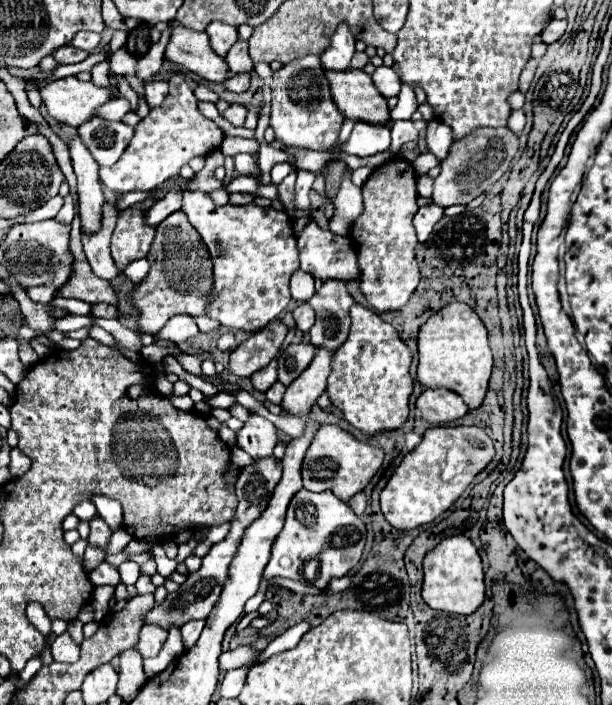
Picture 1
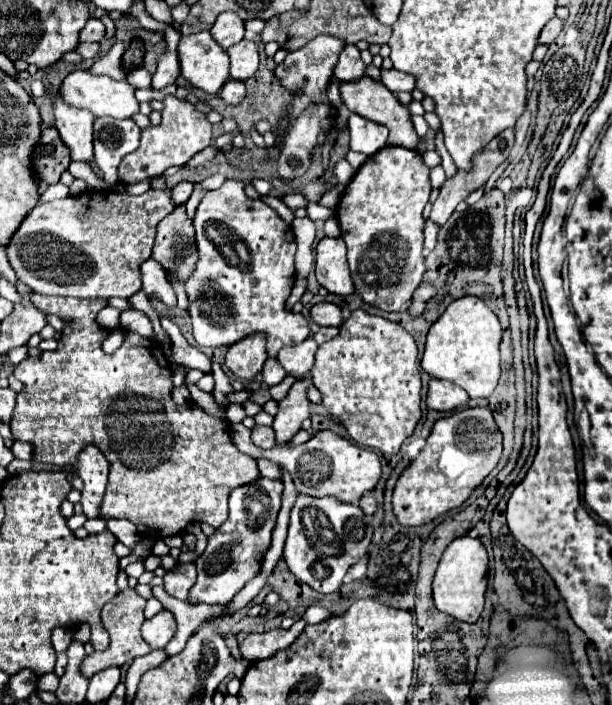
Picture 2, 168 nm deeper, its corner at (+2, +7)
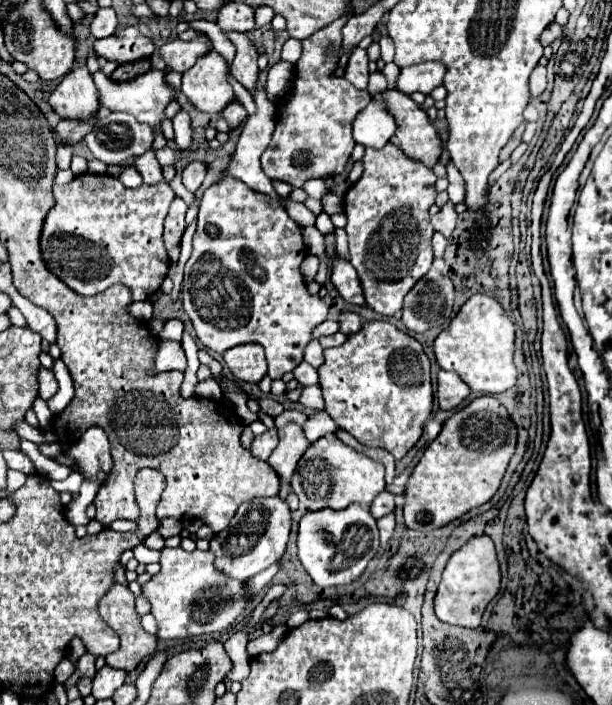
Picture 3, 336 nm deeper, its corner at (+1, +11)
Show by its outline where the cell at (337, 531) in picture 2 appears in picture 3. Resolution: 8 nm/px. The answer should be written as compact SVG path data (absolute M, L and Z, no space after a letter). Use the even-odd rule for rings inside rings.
M348 505L348 509L320 509L320 511L308 511L298 525L298 559L304 565L304 569L308 571L308 575L312 577L312 581L318 587L338 587L338 585L346 585L352 583L354 579L358 579L368 561L374 557L376 549L378 549L378 529L376 529L376 521L370 515L370 511L366 511L362 505Z

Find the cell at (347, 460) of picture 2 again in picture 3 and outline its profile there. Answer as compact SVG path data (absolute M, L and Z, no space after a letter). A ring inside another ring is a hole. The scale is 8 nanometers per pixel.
M326 435L312 443L306 449L304 457L300 457L300 465L292 475L292 491L308 511L324 507L344 509L352 503L368 507L372 503L372 497L384 491L384 487L384 465L344 445L336 435Z

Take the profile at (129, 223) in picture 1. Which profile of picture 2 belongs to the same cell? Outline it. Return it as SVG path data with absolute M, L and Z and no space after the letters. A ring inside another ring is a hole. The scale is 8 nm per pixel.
M83 191L81 195L39 203L17 229L15 237L7 245L9 263L15 269L19 281L29 285L41 295L63 297L131 297L141 289L141 263L151 257L155 229L159 221L175 209L169 193L153 191L133 197L113 191Z

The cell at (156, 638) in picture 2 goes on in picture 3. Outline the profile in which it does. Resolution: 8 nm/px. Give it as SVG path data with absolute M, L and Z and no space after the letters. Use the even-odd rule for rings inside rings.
M180 547L162 549L160 573L142 585L142 593L150 597L160 639L184 639L202 633L224 631L244 611L248 603L244 595L244 583L232 581L218 573L212 561L214 557L210 551L196 549L188 553Z

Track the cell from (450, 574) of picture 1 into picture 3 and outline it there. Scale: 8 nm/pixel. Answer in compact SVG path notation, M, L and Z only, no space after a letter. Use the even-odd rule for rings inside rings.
M488 535L472 537L464 547L450 555L450 561L442 573L438 593L434 599L436 617L444 623L468 623L478 627L486 605L494 599L500 589L500 563L496 559L494 543Z

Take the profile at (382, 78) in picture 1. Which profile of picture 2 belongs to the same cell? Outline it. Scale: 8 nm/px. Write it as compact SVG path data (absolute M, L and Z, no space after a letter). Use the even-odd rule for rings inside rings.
M381 69L381 81L393 93L415 89L415 77L407 75L407 73L401 73L401 71L395 71L395 69L389 69L389 71Z

